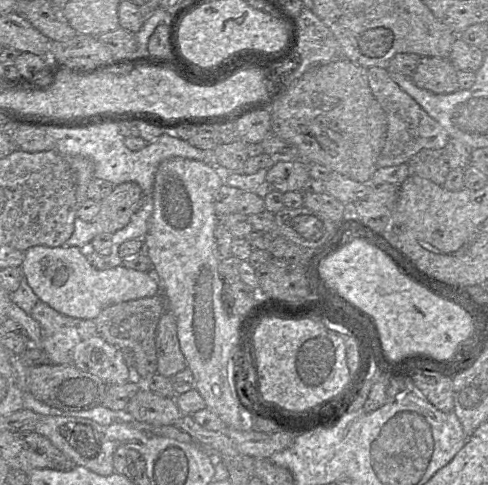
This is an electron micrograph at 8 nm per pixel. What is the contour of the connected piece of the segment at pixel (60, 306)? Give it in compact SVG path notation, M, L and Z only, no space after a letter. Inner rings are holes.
M34 246L25 251L21 265L24 277L38 299L57 312L78 319L94 320L106 307L121 302L152 297L160 293L160 284L152 272L141 272L123 265L109 267L105 270L96 269L86 257L86 249L78 247Z

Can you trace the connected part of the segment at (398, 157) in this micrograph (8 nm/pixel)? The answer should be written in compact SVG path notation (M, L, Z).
M386 67L368 68L368 81L373 95L387 117L387 134L377 167L407 164L421 150L444 150L449 138L447 131L391 78Z

